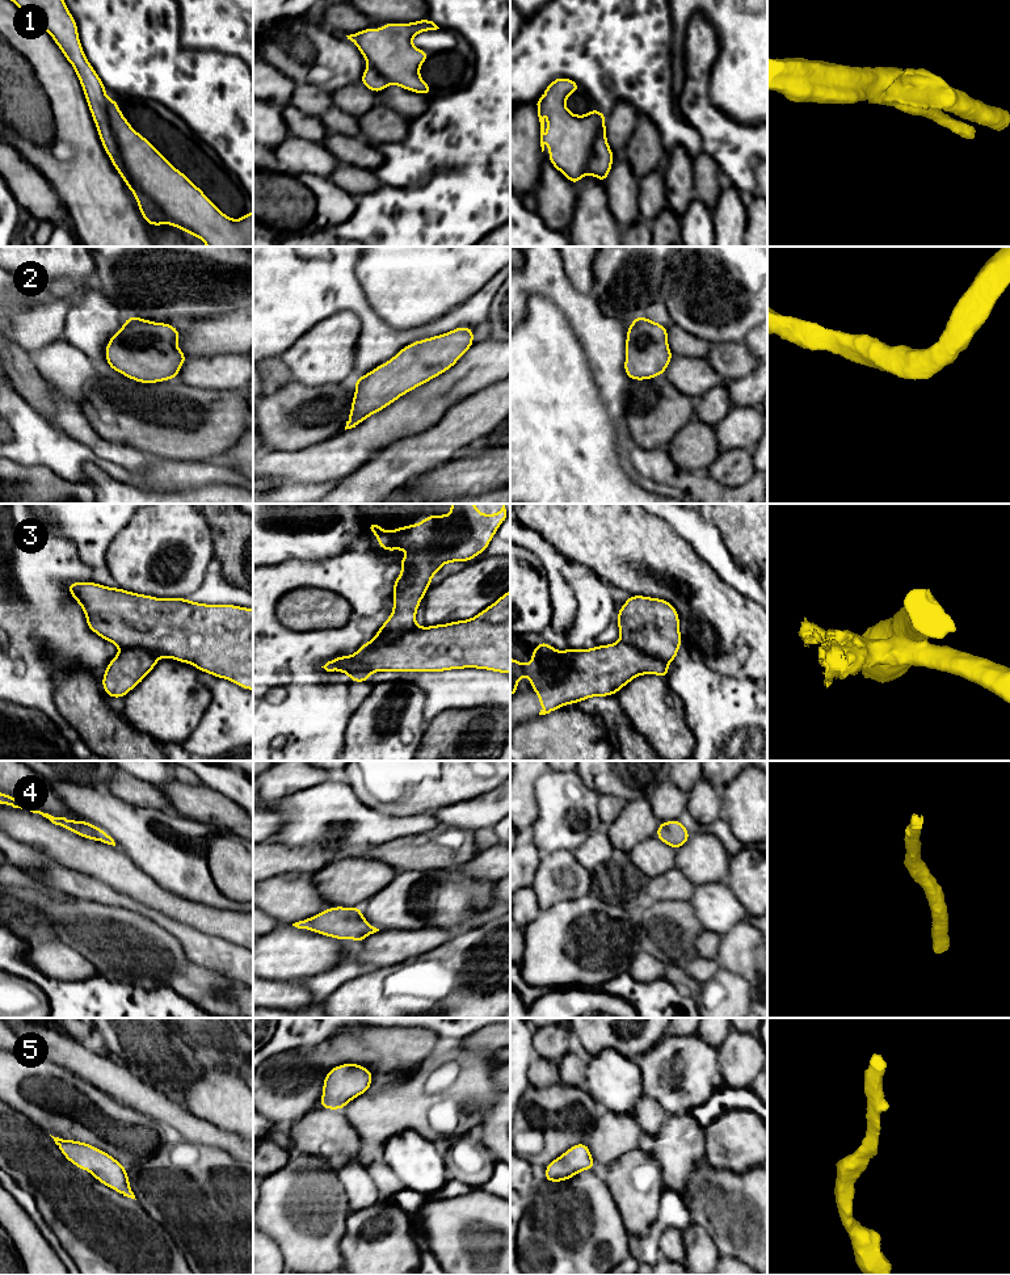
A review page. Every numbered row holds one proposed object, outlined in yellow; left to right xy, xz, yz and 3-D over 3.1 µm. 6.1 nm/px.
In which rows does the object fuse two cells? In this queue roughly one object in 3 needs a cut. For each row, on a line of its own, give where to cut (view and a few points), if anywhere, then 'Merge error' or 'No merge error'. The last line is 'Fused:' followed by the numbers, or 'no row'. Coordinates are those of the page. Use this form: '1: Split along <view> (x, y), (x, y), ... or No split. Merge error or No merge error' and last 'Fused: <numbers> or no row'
1: Split along xy (106, 101), (108, 122), (129, 180), (181, 228). Merge error
2: No split. No merge error
3: Split along yz (622, 640), (666, 663). Merge error
4: No split. No merge error
5: No split. No merge error
Fused: 1, 3

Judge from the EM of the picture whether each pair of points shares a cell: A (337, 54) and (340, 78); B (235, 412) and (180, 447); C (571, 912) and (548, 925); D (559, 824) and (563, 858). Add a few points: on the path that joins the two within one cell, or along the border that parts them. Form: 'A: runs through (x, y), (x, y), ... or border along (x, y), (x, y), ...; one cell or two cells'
A: runs through (340, 59), (340, 72); one cell
B: runs through (222, 416), (193, 434); one cell
C: runs through (565, 917), (558, 925), (554, 925); one cell
D: border along (572, 851), (552, 850), (548, 853); two cells

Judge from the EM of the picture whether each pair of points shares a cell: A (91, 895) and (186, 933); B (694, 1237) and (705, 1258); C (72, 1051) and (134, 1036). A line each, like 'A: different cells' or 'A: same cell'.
A: same cell
B: same cell
C: different cells

